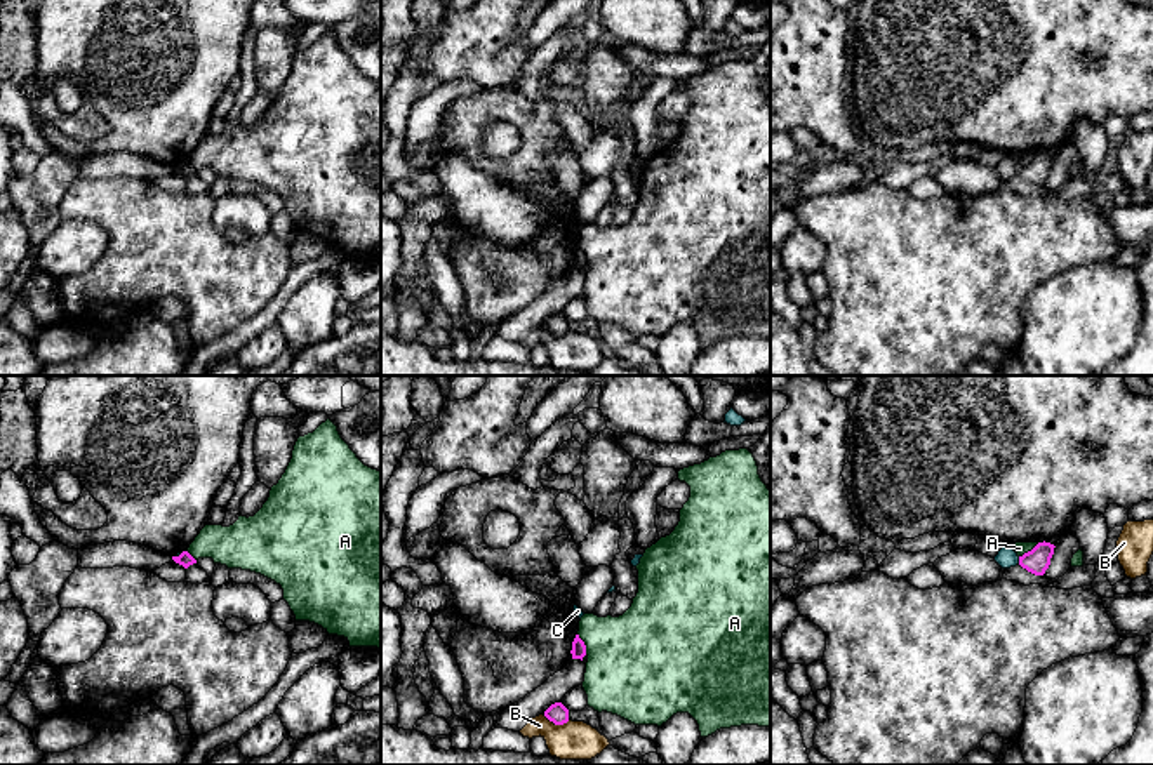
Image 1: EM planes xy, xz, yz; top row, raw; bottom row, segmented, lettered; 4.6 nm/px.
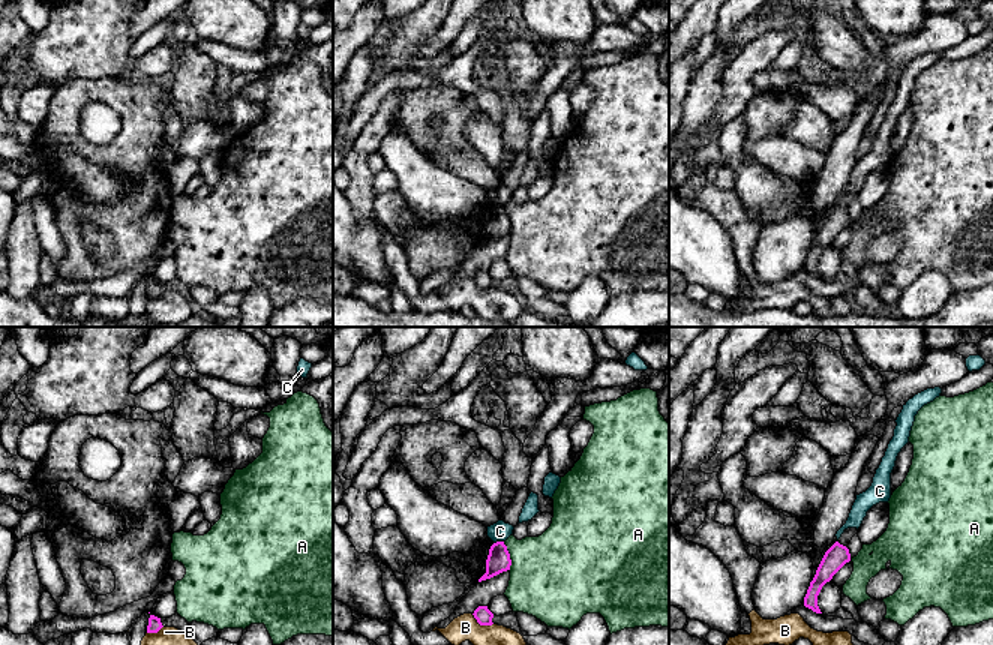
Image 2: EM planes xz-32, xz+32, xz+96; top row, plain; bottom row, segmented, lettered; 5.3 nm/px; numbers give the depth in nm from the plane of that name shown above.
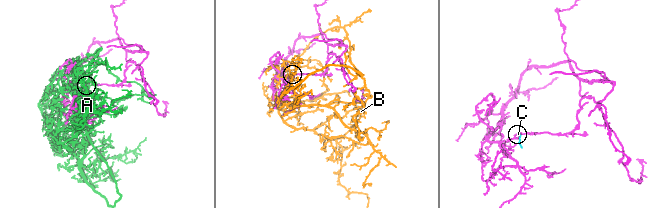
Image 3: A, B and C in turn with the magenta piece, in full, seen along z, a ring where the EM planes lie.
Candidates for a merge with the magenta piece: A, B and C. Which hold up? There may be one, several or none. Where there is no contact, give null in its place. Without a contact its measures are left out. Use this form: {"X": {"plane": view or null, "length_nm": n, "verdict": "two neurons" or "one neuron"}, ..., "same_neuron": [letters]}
{"A": {"plane": "xz", "length_nm": 110, "verdict": "two neurons"}, "B": {"plane": "xz", "length_nm": 130, "verdict": "two neurons"}, "C": {"plane": "yz", "length_nm": 30, "verdict": "two neurons"}, "same_neuron": []}

